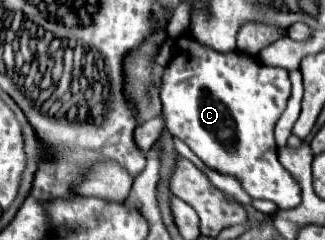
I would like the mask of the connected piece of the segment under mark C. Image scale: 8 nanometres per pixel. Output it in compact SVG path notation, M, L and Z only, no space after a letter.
M182 34L174 42L174 54L162 74L160 100L162 100L162 118L172 136L184 140L192 152L210 168L236 176L244 190L252 198L264 198L278 204L278 208L296 208L300 204L300 184L294 176L280 164L276 156L274 142L274 124L286 108L290 96L290 78L286 68L270 68L260 62L258 56L244 54L240 50L234 52L218 52L202 42L198 42L192 34Z

